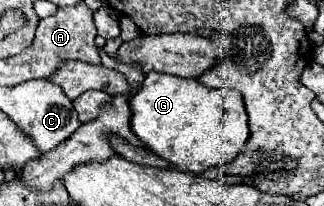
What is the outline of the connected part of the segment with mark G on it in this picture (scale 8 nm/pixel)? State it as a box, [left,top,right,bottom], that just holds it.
[129,72,249,174]

